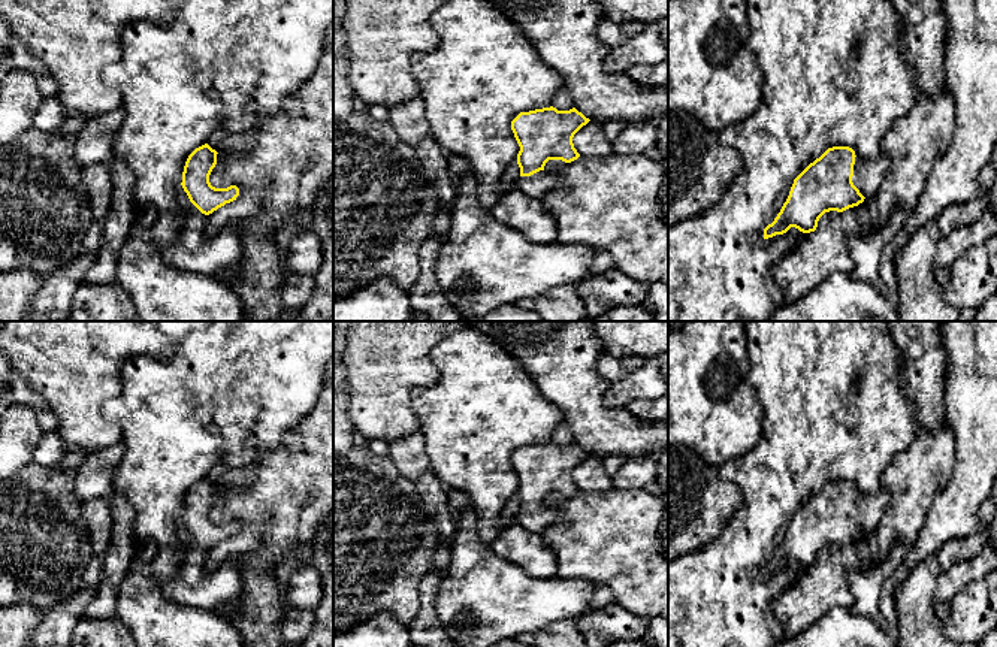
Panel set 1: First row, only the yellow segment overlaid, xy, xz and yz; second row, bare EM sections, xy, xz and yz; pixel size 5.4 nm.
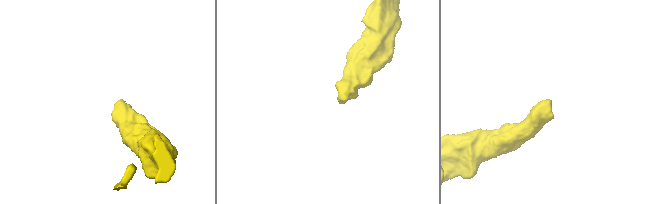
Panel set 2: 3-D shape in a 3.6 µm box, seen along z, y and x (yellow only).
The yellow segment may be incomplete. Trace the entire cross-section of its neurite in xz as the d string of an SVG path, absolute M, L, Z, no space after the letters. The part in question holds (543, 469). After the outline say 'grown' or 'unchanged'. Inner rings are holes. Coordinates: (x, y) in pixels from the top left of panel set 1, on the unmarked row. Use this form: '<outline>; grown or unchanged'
M543 442L520 447L511 456L511 465L520 481L517 499L520 513L517 521L528 530L544 535L546 530L561 517L558 510L544 505L549 495L571 498L580 492L574 483L574 469L589 457L575 442L558 445Z; grown

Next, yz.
M849 481L828 483L794 514L780 547L764 563L764 574L791 562L815 566L825 547L843 547L874 530L888 505L889 493L882 487L865 495Z; grown

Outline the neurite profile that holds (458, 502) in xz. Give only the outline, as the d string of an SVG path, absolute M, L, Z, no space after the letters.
M445 487L445 495L447 495L447 501L448 501L450 514L454 518L459 518L462 516L462 513L471 507L471 501L466 493Z

